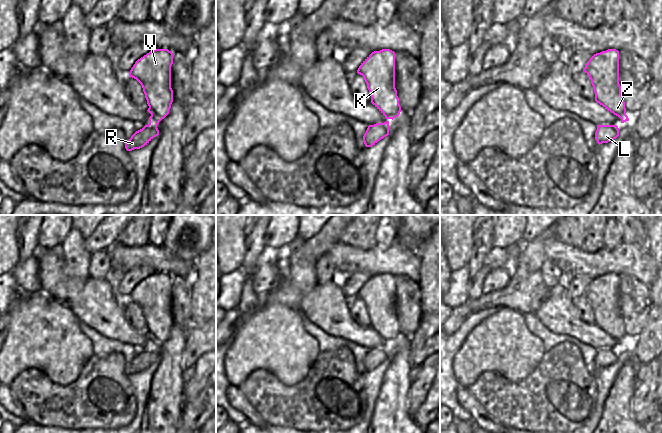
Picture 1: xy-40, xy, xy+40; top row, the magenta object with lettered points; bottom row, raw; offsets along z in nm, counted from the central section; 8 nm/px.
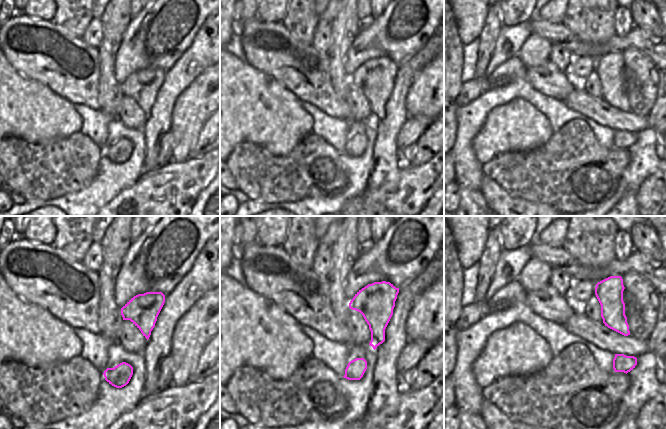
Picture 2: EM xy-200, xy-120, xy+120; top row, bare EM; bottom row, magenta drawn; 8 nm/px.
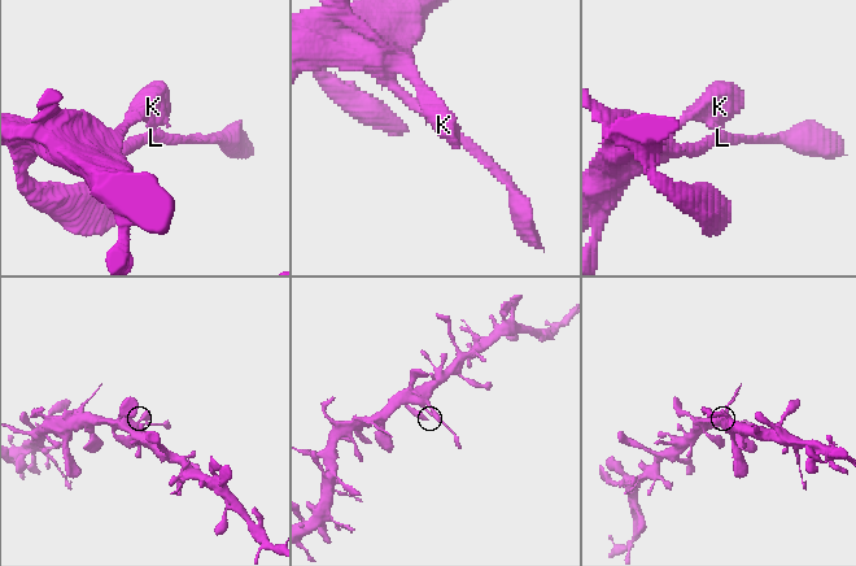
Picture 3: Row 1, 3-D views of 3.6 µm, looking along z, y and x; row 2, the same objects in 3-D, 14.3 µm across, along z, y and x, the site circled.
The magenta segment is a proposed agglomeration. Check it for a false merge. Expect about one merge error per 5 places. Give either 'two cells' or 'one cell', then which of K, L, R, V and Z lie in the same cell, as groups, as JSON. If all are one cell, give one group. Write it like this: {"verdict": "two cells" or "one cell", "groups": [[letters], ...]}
{"verdict": "one cell", "groups": [["K", "L", "R", "V", "Z"]]}

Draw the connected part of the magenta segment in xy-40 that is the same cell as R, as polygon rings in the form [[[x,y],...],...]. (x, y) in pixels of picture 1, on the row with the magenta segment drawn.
[[[154,49],[138,59],[129,72],[129,76],[136,79],[142,86],[147,104],[148,112],[151,114],[149,124],[136,131],[129,140],[125,140],[127,151],[140,149],[147,145],[154,137],[159,135],[157,128],[159,122],[168,114],[173,102],[173,90],[171,88],[171,66],[173,64],[173,53],[168,49]]]

